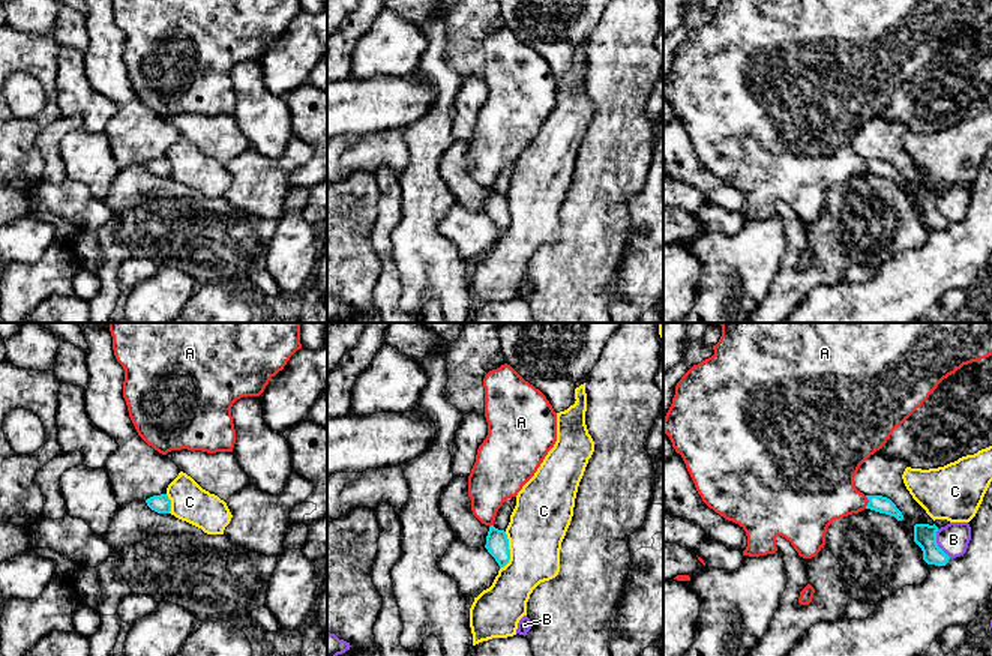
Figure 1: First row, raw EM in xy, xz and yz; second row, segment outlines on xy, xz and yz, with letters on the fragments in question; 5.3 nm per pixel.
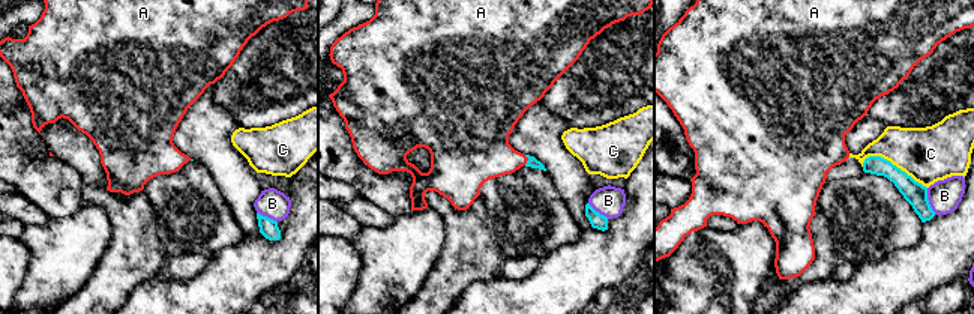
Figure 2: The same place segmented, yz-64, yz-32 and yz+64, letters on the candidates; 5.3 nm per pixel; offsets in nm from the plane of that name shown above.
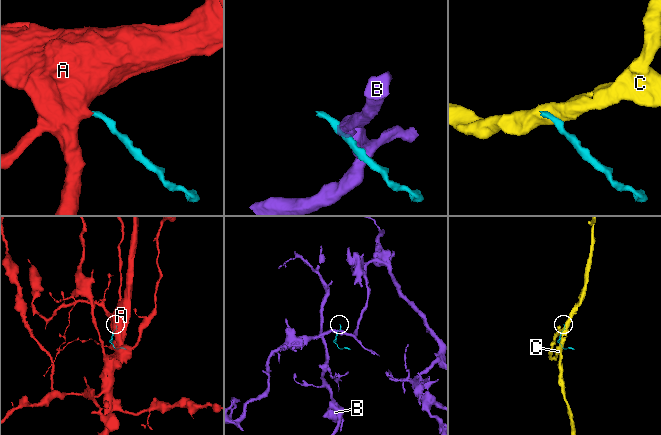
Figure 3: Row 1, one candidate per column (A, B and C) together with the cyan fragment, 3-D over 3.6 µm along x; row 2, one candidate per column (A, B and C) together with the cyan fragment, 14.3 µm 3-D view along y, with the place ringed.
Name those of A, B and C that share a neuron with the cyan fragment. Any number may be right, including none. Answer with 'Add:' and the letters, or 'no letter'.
Add: A

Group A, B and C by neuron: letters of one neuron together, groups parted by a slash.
A / B / C

